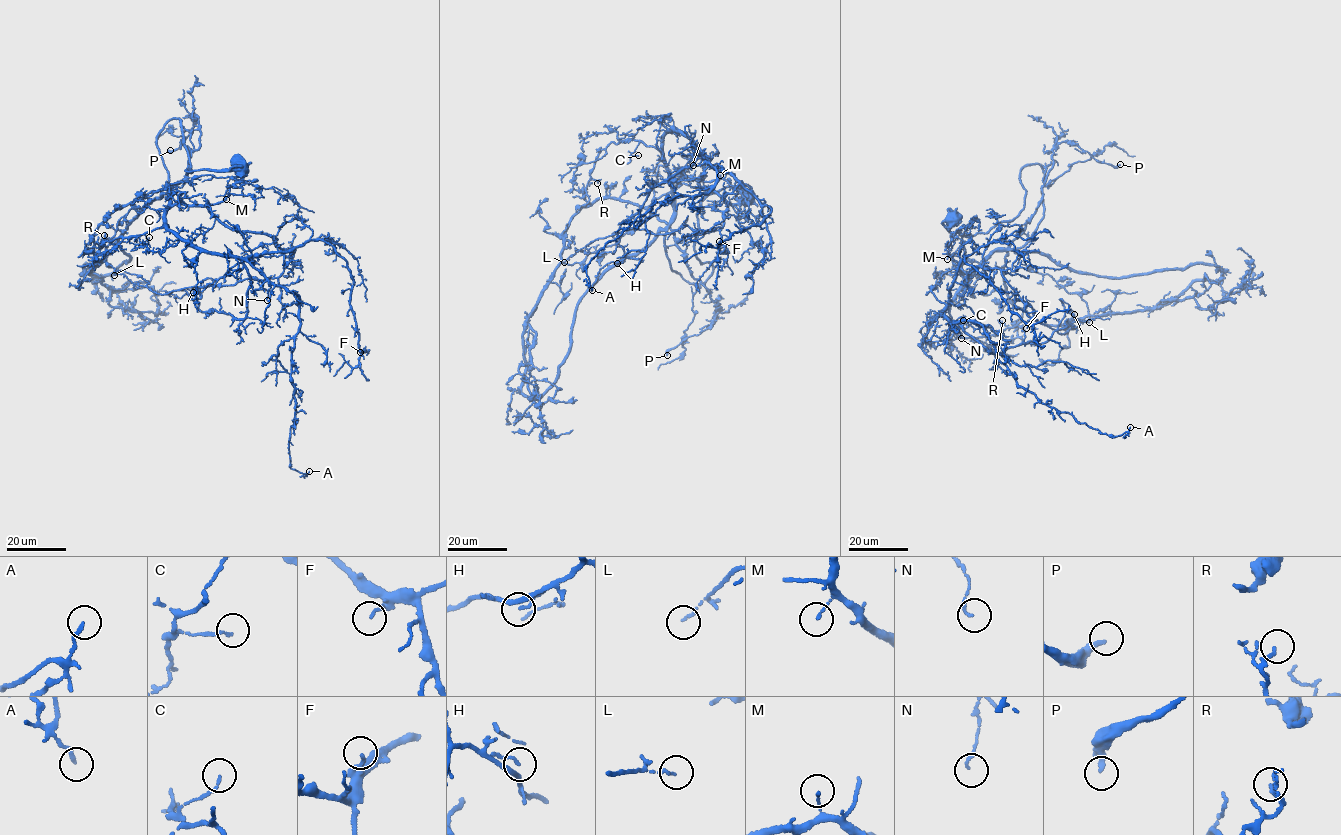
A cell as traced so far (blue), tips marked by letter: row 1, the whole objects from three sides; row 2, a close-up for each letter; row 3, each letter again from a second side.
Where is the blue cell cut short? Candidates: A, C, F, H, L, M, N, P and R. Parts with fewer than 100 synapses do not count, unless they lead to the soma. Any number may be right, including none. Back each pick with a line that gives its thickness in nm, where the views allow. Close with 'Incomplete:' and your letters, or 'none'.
Incomplete: none

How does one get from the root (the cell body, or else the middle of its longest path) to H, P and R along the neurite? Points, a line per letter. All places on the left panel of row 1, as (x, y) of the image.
H: (243, 167), (188, 174), (180, 120), (158, 135), (167, 227), (250, 278), (244, 318), (203, 312), (193, 292)
P: (243, 167), (188, 174), (172, 118), (172, 205), (246, 182), (144, 198), (186, 175), (193, 115), (170, 150)
R: (243, 167), (188, 174), (180, 120), (169, 120), (157, 138), (170, 189), (163, 226), (101, 246), (104, 235)

